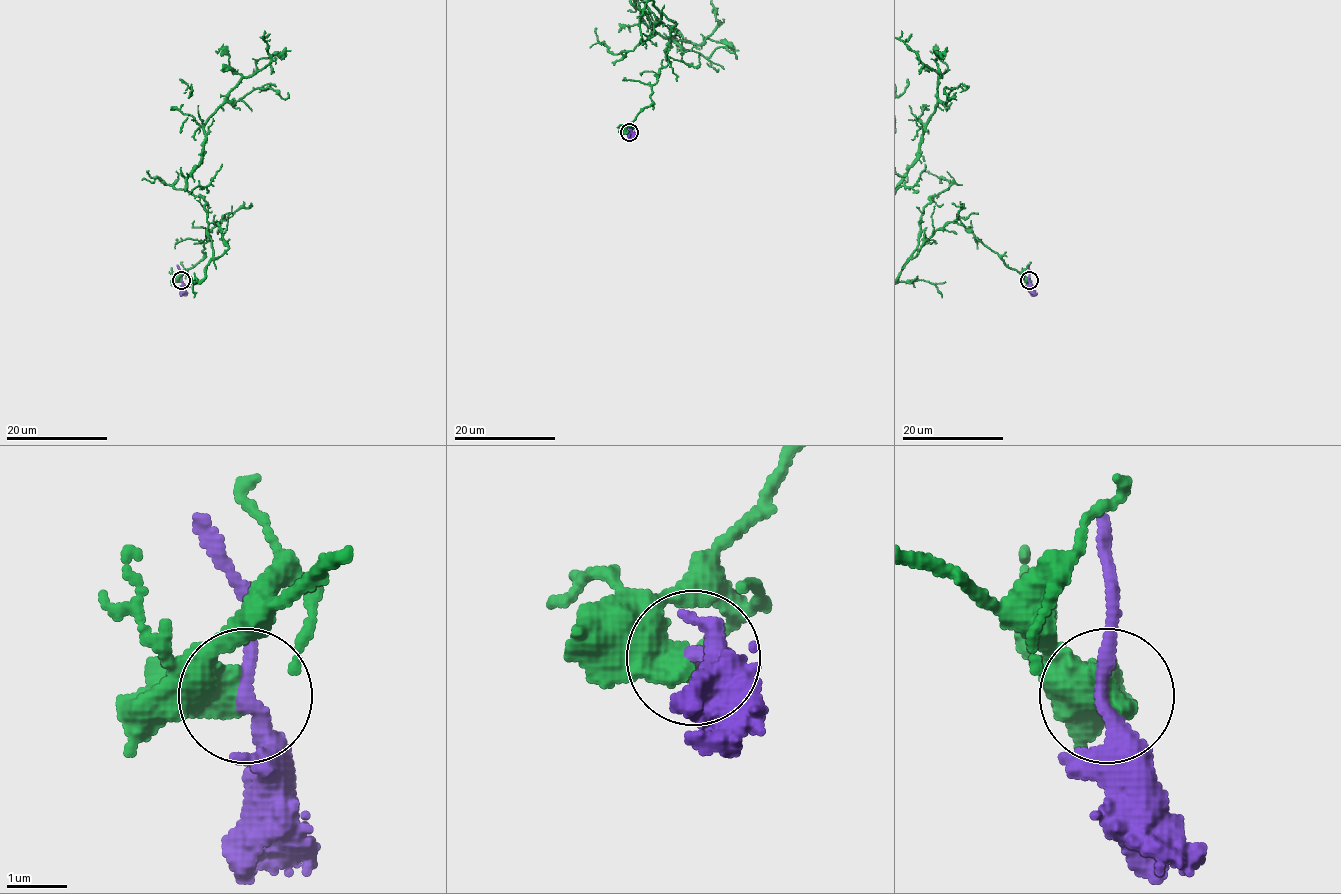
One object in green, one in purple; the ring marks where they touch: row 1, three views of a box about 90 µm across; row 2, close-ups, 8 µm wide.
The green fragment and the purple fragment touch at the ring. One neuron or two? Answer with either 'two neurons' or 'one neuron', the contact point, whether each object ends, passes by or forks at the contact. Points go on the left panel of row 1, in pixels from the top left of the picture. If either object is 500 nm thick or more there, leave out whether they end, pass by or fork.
two neurons; at (181, 280)

